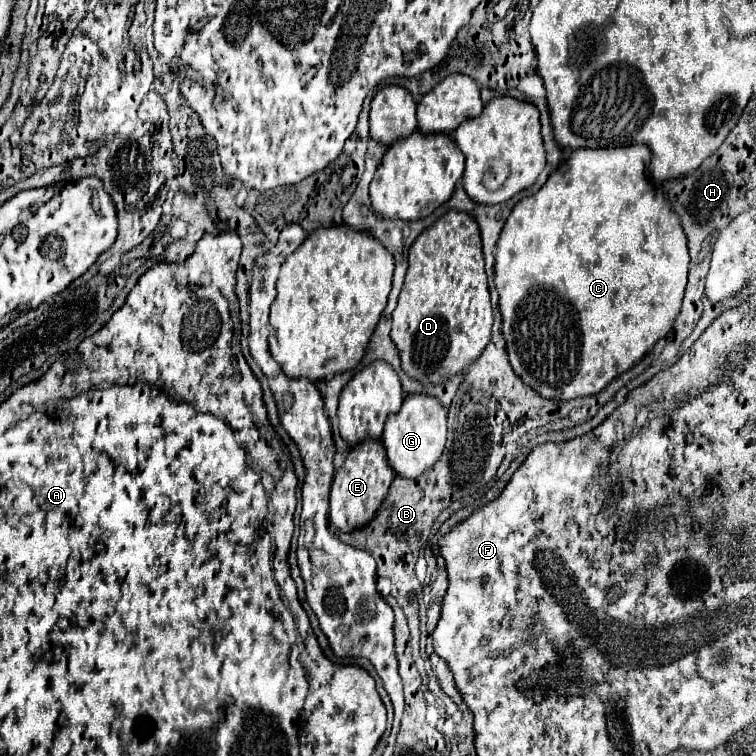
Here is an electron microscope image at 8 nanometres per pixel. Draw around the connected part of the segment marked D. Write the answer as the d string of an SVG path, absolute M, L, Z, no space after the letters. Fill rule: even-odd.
M450 210L430 224L410 246L408 272L398 298L398 306L392 312L392 340L400 348L402 368L408 376L422 384L440 384L472 364L486 344L492 330L492 306L488 294L488 280L484 272L482 242L476 220L458 210Z

